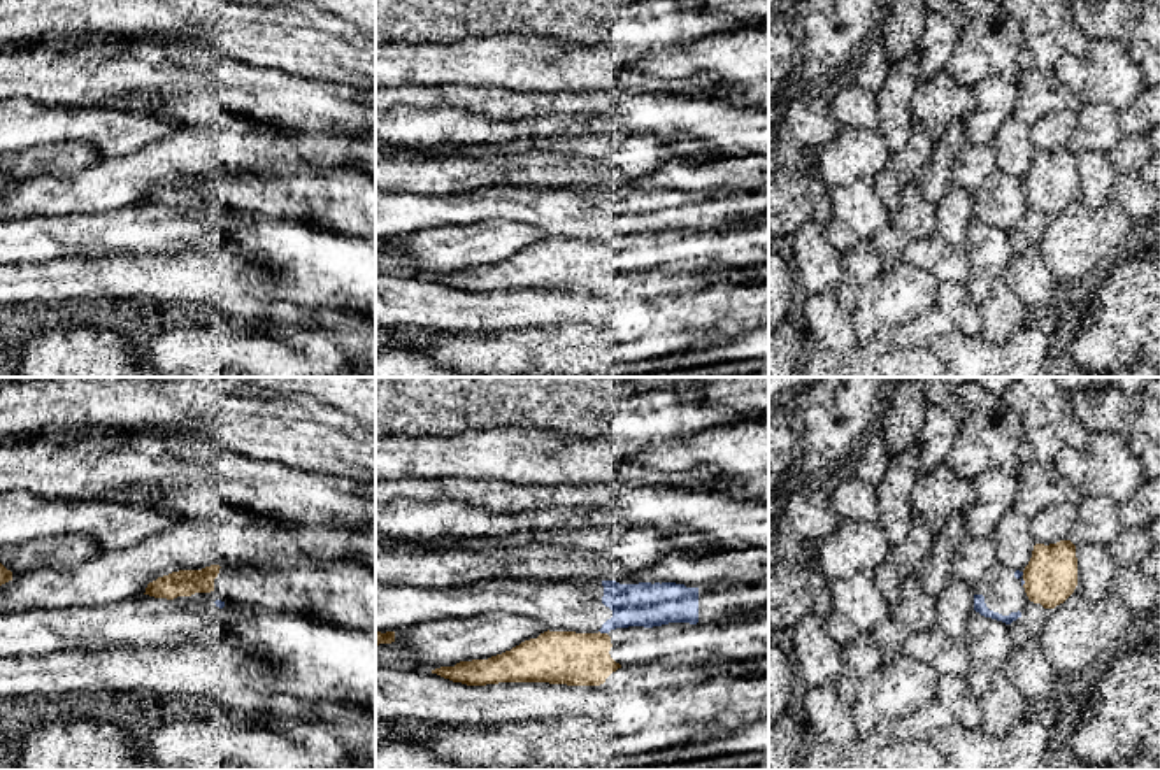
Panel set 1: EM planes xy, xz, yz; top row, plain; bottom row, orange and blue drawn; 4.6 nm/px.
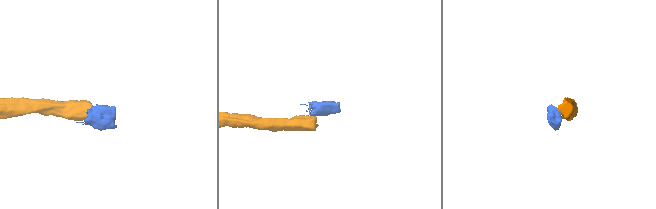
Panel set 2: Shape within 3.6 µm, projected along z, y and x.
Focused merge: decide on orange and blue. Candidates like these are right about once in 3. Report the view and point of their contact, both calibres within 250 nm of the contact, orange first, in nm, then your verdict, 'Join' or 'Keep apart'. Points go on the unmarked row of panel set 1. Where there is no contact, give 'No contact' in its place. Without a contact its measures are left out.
Touches orange at xz (602, 241). Thickness 240 nm (orange) against 200 nm. Keep apart

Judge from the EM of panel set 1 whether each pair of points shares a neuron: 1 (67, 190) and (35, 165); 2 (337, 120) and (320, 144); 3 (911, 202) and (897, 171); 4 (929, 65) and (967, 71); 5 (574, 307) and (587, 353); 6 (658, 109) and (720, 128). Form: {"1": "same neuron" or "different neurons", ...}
{"1": "different neurons", "2": "different neurons", "3": "different neurons", "4": "different neurons", "5": "different neurons", "6": "same neuron"}

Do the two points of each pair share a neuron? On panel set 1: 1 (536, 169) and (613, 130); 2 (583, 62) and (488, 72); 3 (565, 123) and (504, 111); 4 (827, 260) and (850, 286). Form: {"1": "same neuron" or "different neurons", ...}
{"1": "different neurons", "2": "same neuron", "3": "different neurons", "4": "different neurons"}

